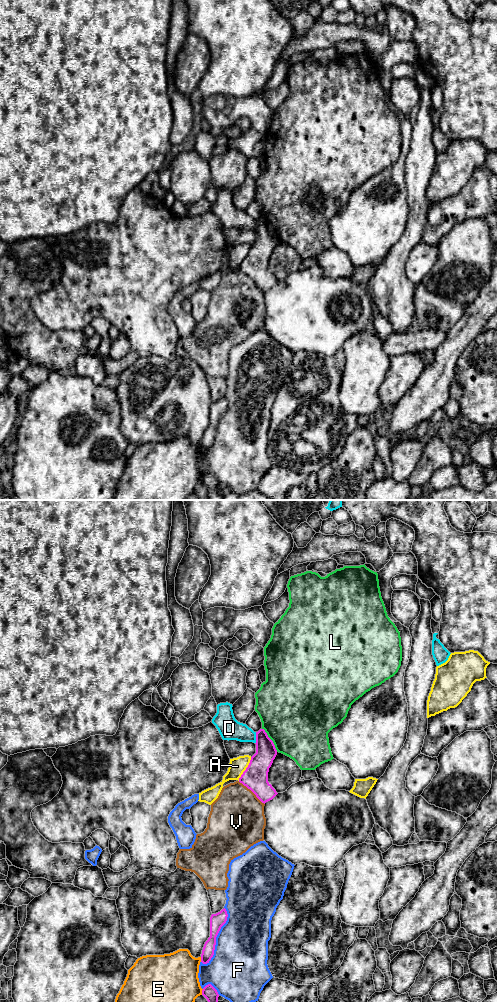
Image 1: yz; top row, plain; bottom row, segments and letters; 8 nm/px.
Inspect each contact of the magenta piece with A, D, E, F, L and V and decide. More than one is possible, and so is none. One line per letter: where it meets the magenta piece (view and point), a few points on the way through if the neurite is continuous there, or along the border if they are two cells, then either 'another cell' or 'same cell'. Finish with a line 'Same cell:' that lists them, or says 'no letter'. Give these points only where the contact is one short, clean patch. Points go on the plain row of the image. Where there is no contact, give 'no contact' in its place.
A: yz (246, 257) | another cell
D: yz (256, 226) | along yz (256, 220), (255, 231) | another cell
E: yz (202, 480) | another cell
F: yz (216, 424) | another cell
L: yz (271, 228) | along yz (262, 216), (277, 239) | another cell
V: yz (251, 278) | another cell
Same cell: no letter

